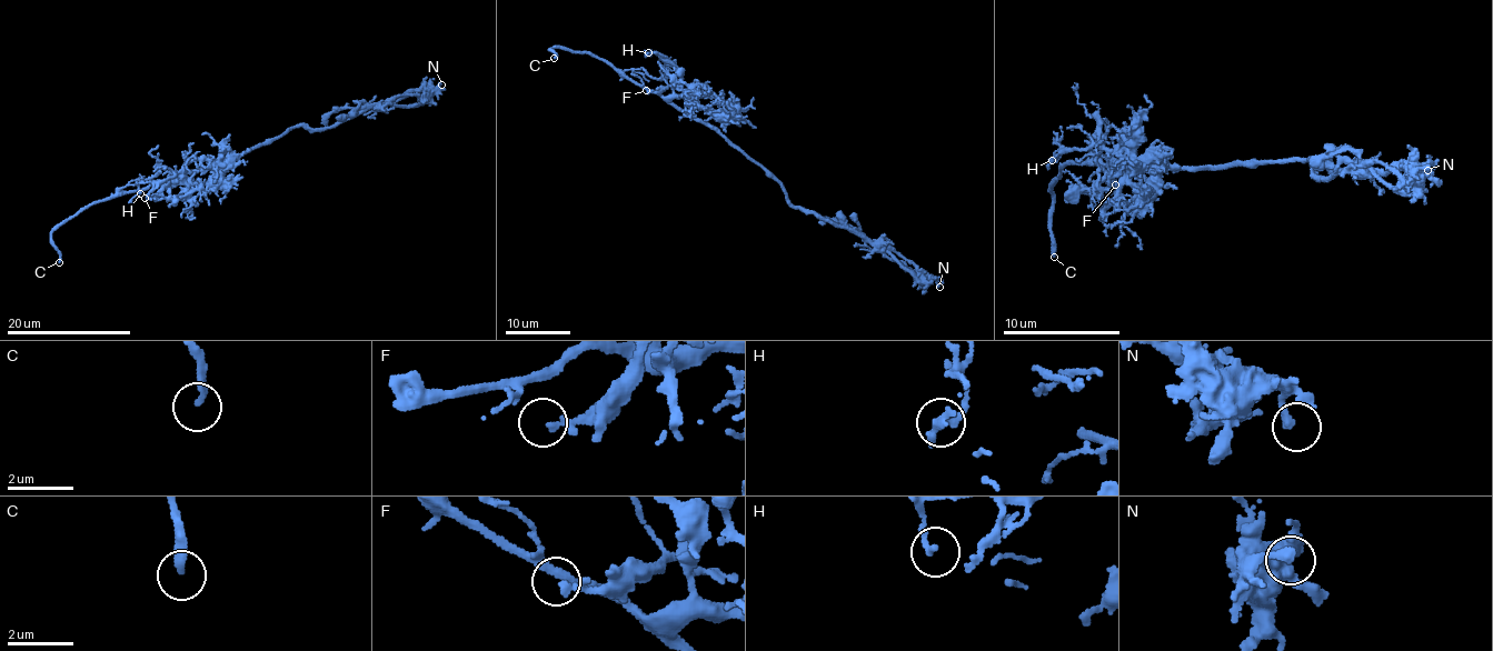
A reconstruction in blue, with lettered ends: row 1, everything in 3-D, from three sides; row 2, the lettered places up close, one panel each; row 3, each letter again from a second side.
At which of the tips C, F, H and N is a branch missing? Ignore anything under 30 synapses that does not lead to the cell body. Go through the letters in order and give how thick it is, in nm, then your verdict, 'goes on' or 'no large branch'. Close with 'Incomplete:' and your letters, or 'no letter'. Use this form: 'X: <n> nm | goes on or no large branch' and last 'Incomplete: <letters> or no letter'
C: 220 nm | goes on
F: 240 nm | no large branch
H: 190 nm | no large branch
N: 240 nm | no large branch
Incomplete: C

